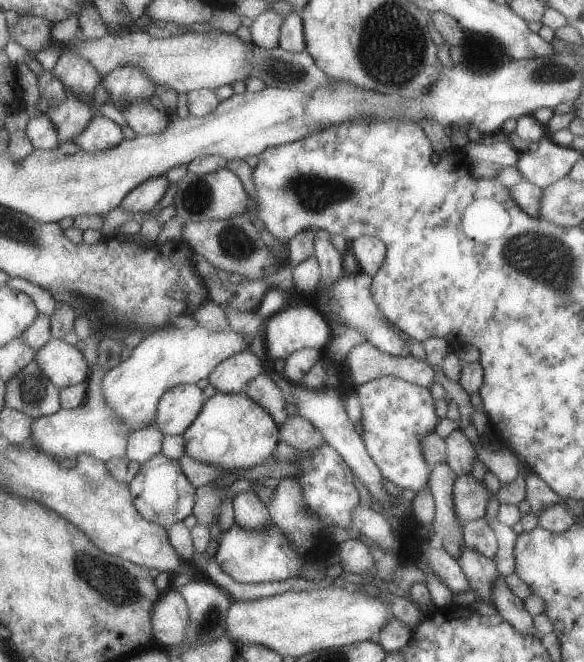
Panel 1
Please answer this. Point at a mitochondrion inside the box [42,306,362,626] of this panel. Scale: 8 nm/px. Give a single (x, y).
(117, 586)

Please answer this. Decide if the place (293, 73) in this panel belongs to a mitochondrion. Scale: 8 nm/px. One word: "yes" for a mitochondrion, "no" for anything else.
yes

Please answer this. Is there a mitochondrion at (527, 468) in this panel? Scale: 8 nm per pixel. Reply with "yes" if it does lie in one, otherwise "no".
no

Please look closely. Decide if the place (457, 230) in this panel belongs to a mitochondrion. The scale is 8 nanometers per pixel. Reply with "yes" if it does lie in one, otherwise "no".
no

